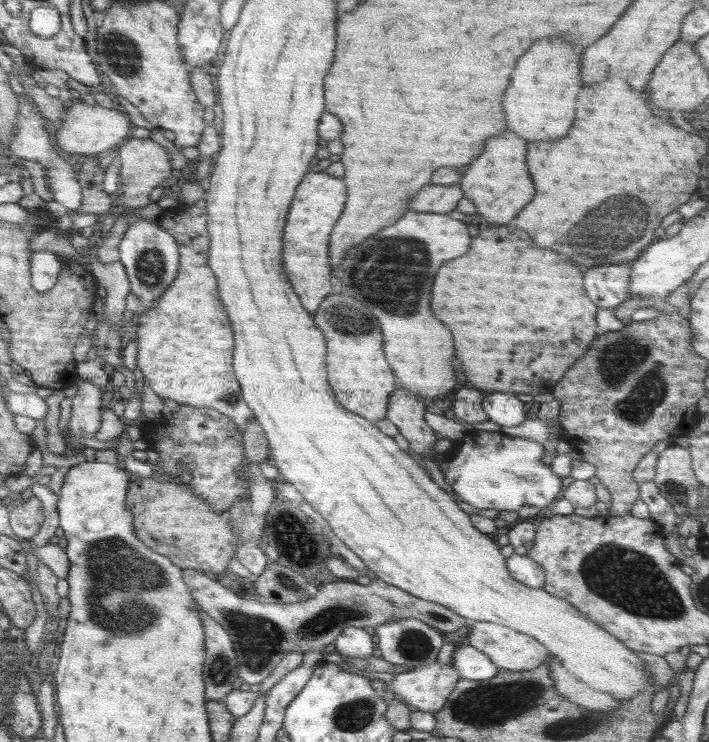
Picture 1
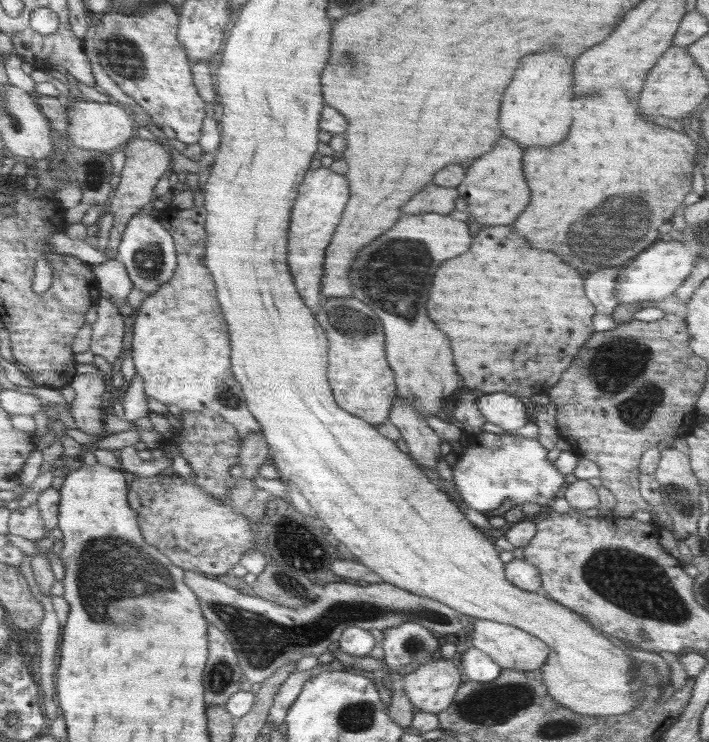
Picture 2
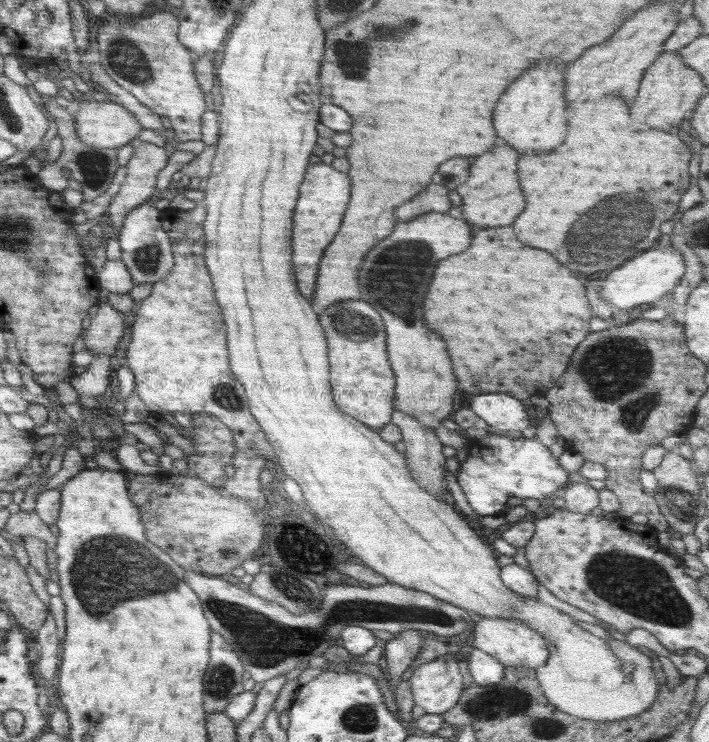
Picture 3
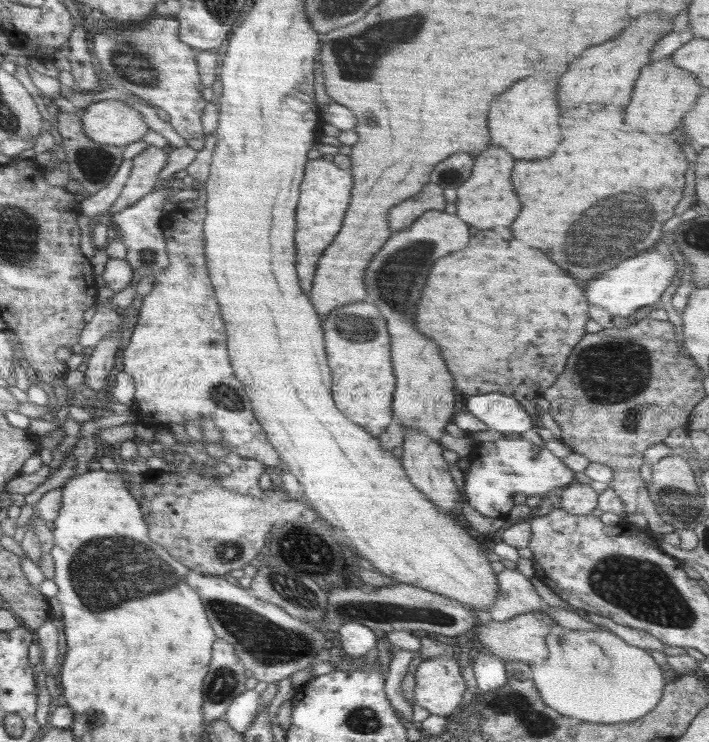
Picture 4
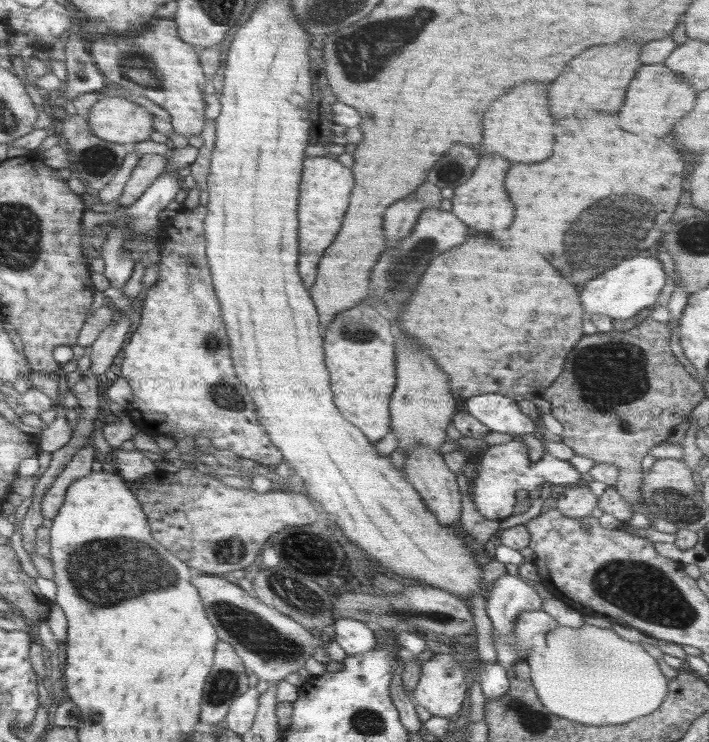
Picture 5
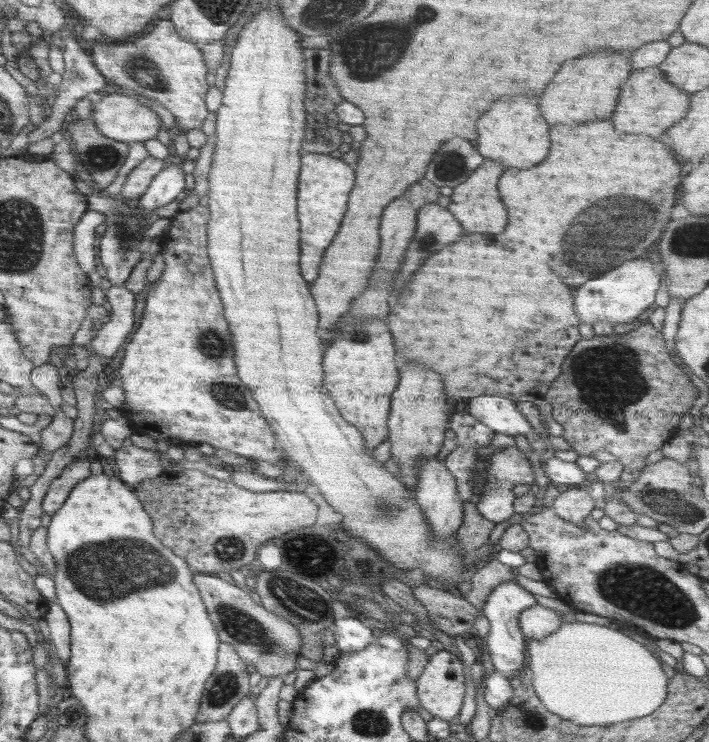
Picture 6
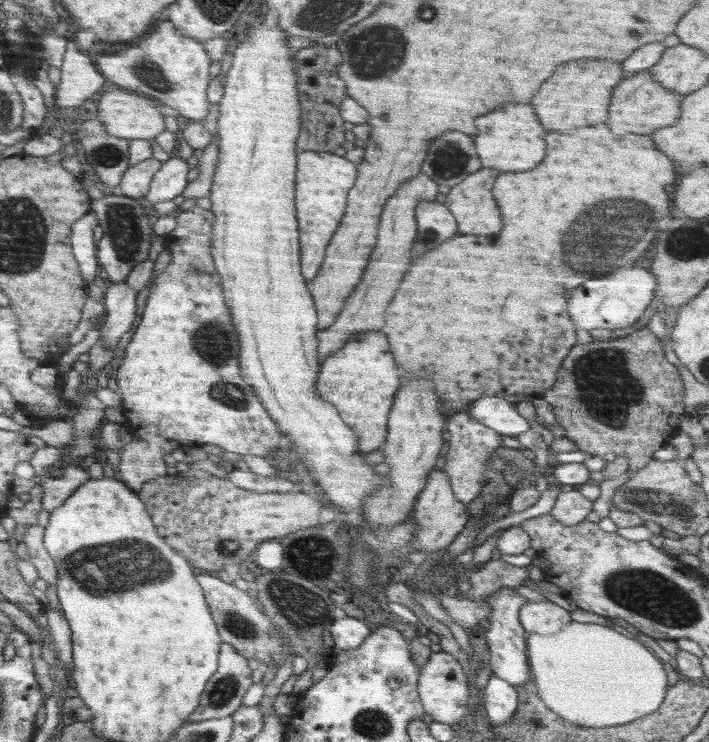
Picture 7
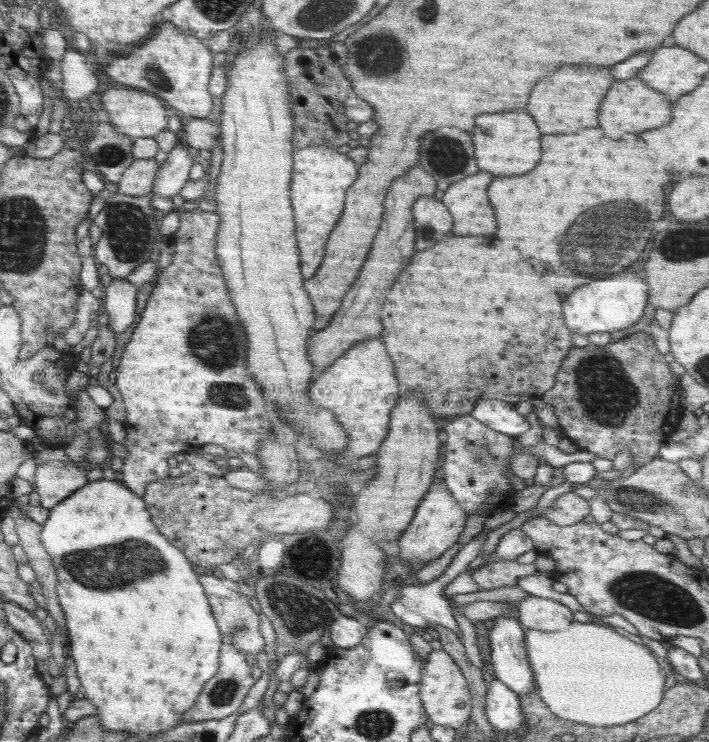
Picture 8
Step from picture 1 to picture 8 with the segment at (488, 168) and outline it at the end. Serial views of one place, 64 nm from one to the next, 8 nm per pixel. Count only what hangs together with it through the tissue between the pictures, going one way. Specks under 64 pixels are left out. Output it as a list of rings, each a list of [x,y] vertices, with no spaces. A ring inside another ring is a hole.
[[[478,172],[452,184],[444,192],[441,202],[454,216],[451,234],[478,236],[494,234],[498,230],[494,210],[486,194],[492,180],[494,176],[490,172]]]

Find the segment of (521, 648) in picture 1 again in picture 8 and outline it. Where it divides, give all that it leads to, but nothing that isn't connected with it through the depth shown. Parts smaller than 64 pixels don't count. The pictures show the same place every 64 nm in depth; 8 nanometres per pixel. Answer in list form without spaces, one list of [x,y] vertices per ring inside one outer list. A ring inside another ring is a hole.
[[[532,594],[524,597],[518,605],[519,623],[540,632],[555,632],[573,621],[573,612],[555,600]]]

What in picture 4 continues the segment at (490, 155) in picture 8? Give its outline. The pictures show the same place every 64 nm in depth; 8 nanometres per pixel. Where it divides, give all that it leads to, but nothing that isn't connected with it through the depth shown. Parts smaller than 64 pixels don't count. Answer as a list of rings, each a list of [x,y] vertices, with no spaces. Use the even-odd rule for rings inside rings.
[[[530,76],[516,82],[508,92],[498,96],[488,114],[492,144],[506,148],[518,160],[548,158],[560,144],[560,110],[556,102],[556,80]]]

